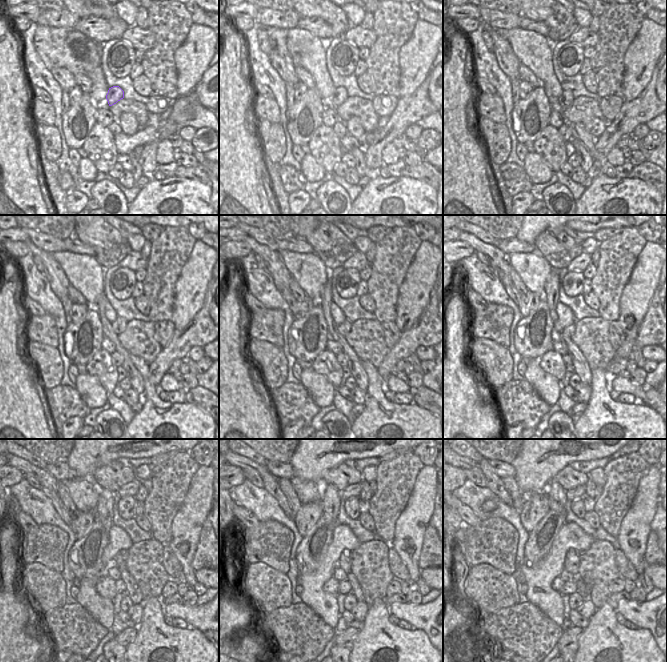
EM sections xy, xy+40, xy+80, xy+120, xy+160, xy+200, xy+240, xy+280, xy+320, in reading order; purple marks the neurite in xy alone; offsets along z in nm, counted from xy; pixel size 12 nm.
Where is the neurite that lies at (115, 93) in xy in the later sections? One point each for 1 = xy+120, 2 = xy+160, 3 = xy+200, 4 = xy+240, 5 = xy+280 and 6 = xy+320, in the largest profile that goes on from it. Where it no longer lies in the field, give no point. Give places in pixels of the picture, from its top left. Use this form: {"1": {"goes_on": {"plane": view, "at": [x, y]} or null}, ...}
{"1": {"goes_on": {"plane": "xy+120", "at": [119, 325]}}, "2": {"goes_on": {"plane": "xy+160", "at": [344, 328]}}, "3": {"goes_on": {"plane": "xy+200", "at": [569, 330]}}, "4": {"goes_on": {"plane": "xy+240", "at": [119, 561]}}, "5": {"goes_on": {"plane": "xy+280", "at": [345, 563]}}, "6": {"goes_on": {"plane": "xy+320", "at": [569, 566]}}}

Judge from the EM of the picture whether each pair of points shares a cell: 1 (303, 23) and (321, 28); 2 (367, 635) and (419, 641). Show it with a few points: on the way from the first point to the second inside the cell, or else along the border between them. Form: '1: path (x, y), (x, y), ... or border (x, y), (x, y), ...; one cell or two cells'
1: path (307, 23), (317, 26); one cell
2: path (380, 641), (406, 641); one cell

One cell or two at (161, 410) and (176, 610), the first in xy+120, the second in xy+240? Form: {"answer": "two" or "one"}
{"answer": "two"}

